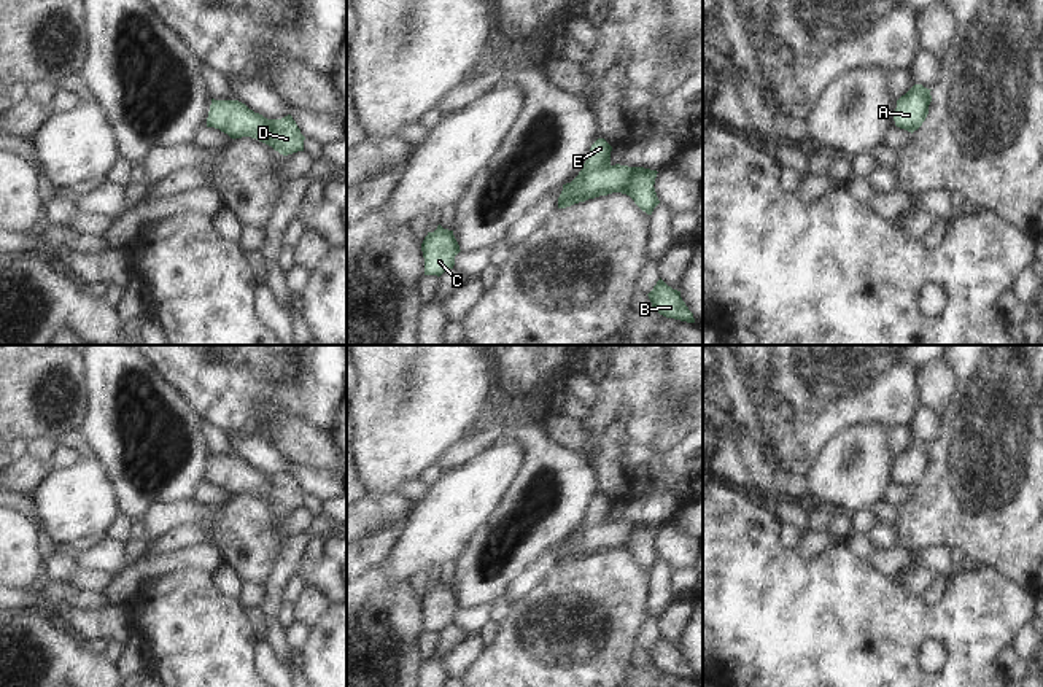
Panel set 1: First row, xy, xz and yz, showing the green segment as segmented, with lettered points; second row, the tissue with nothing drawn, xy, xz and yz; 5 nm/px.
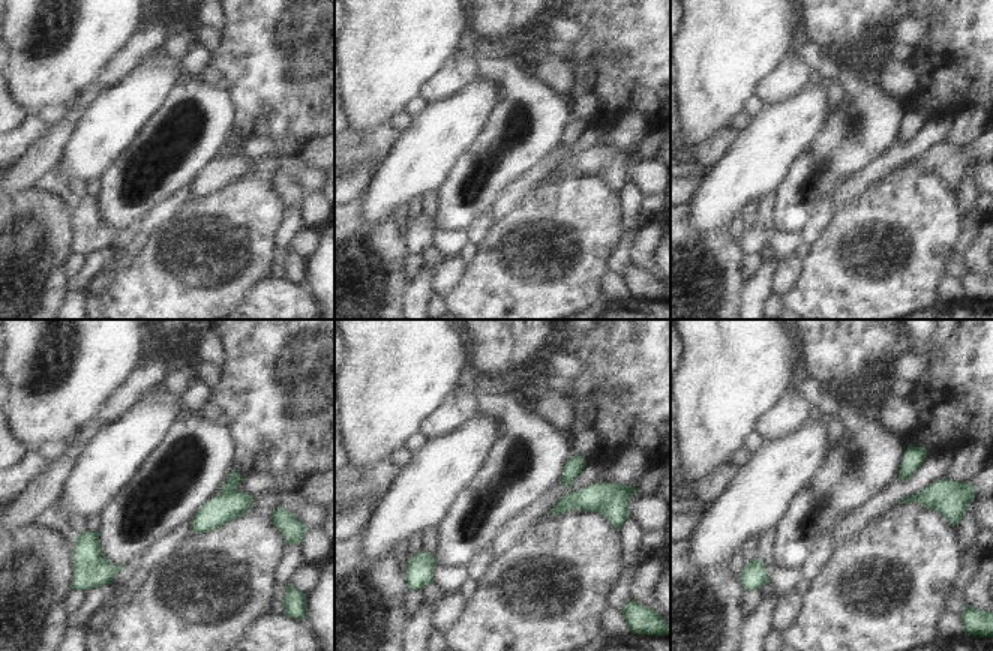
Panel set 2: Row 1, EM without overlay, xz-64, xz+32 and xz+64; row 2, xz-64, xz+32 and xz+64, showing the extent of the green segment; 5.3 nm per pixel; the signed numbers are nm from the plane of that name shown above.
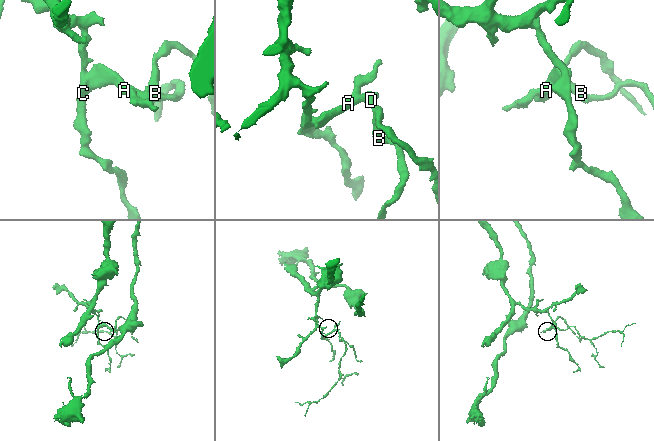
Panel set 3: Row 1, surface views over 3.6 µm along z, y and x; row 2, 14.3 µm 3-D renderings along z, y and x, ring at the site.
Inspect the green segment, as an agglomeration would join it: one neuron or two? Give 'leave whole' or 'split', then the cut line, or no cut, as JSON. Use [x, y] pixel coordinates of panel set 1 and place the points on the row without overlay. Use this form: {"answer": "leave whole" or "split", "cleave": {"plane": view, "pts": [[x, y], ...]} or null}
{"answer": "leave whole", "cleave": null}

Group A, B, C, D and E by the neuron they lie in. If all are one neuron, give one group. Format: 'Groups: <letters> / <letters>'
Groups: A B C D E

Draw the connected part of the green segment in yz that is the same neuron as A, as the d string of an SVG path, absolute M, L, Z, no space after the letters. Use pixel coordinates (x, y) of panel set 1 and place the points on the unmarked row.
M914 441L905 452L897 456L894 471L895 482L908 488L917 487L929 471L932 458L932 445Z

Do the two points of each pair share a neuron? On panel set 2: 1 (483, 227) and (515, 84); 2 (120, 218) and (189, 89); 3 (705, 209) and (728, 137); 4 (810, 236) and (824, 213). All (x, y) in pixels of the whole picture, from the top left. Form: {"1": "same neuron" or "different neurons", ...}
{"1": "different neurons", "2": "same neuron", "3": "different neurons", "4": "same neuron"}

